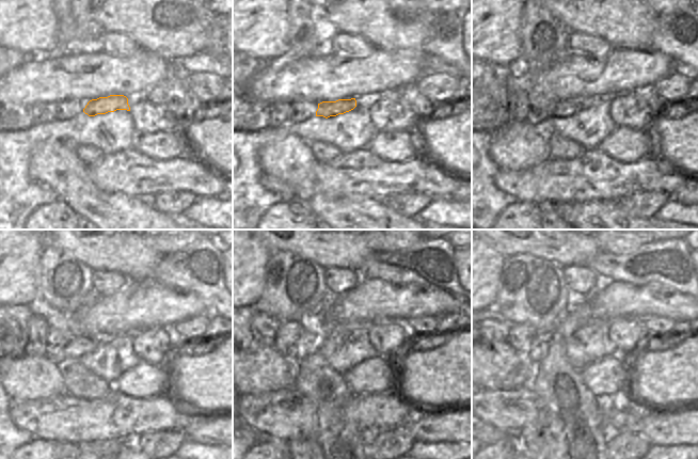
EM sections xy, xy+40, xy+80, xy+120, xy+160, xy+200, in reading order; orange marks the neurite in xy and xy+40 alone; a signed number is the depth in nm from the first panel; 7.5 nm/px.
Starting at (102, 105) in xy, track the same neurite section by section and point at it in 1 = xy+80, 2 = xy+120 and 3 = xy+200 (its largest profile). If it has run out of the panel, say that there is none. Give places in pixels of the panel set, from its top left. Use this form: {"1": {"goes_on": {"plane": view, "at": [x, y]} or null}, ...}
{"1": {"goes_on": {"plane": "xy+80", "at": [566, 107]}}, "2": {"goes_on": {"plane": "xy+120", "at": [77, 347]}}, "3": {"goes_on": {"plane": "xy+200", "at": [539, 347]}}}

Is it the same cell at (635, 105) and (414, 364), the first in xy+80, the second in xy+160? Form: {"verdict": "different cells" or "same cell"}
{"verdict": "different cells"}

